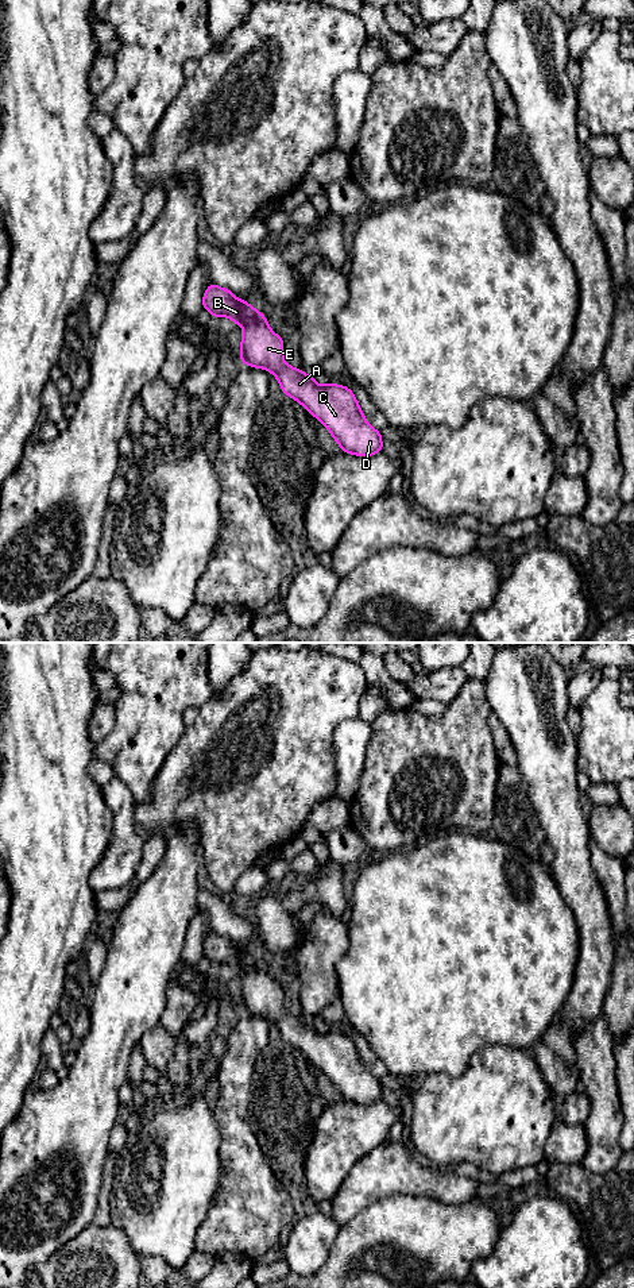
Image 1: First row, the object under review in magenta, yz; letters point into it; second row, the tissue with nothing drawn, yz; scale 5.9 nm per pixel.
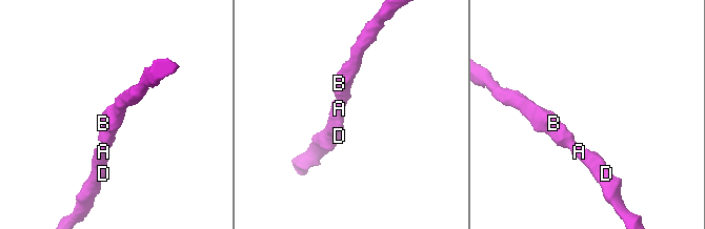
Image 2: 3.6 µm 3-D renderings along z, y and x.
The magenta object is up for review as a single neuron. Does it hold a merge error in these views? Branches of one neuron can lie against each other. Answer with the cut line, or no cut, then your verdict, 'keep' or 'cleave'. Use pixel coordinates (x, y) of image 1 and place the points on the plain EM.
no cut; keep

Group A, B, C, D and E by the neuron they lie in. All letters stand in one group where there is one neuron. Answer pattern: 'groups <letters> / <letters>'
groups A B C D E

